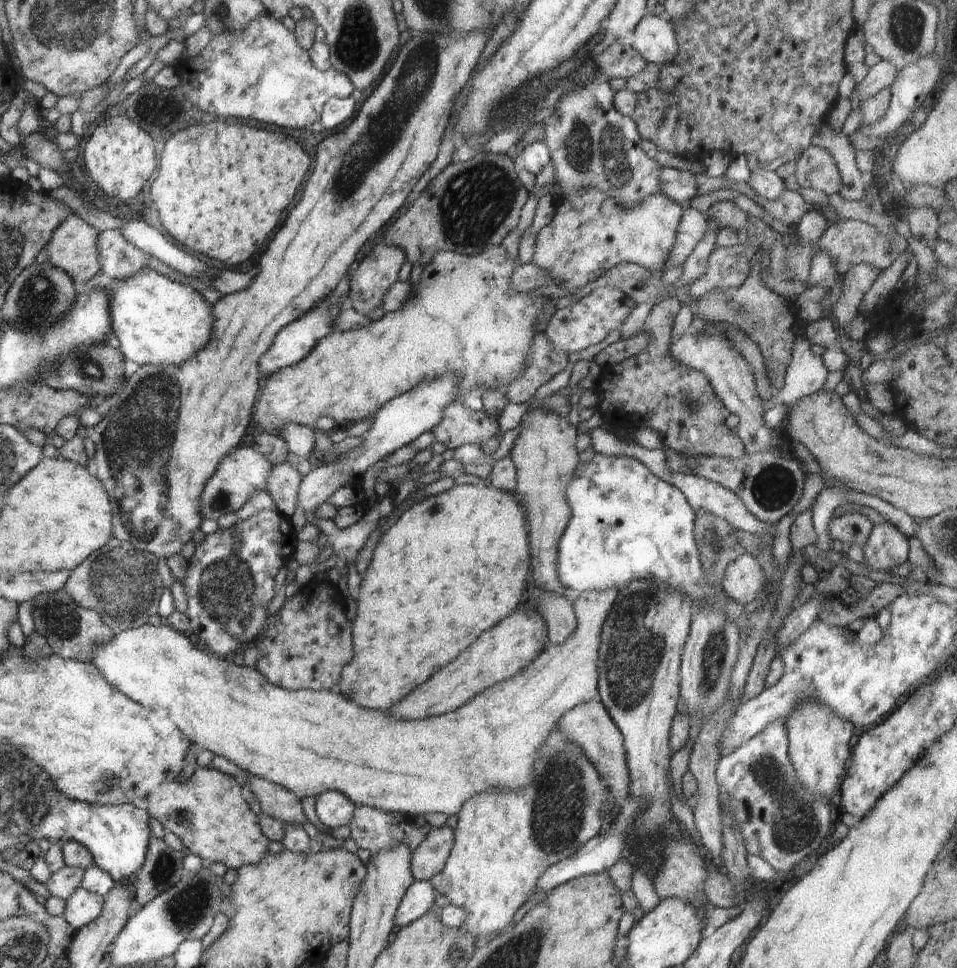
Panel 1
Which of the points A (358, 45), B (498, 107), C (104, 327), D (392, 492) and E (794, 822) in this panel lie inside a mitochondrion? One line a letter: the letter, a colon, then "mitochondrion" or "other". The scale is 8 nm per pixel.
A: mitochondrion
B: other
C: other
D: other
E: mitochondrion

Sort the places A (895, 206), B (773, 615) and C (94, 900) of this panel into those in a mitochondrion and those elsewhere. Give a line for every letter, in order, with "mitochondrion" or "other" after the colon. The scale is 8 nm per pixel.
A: other
B: other
C: other

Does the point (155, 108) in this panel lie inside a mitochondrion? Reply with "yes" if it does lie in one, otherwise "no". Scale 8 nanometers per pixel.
yes

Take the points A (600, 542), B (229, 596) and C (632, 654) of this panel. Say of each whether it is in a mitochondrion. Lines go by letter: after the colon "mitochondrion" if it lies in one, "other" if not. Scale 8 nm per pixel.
A: mitochondrion
B: mitochondrion
C: mitochondrion

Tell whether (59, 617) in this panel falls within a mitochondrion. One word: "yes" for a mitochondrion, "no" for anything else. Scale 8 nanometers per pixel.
yes

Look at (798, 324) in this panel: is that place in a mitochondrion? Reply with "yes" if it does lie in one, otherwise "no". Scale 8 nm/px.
no

